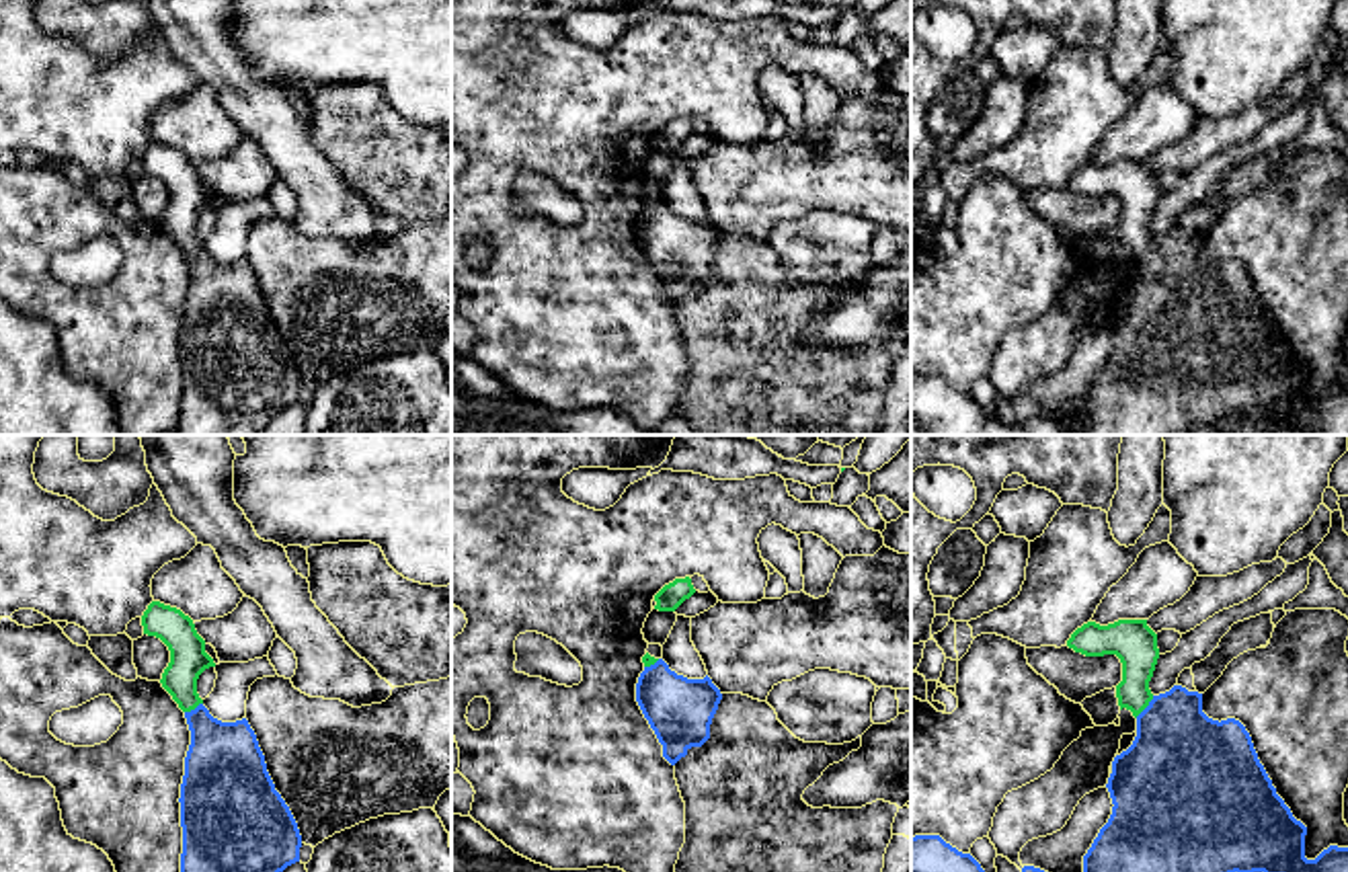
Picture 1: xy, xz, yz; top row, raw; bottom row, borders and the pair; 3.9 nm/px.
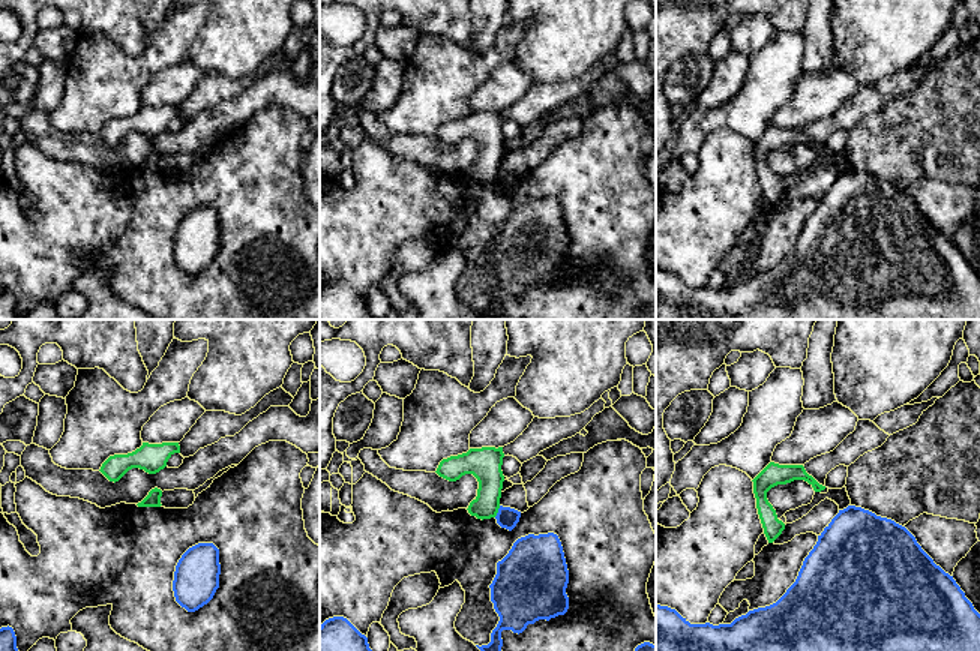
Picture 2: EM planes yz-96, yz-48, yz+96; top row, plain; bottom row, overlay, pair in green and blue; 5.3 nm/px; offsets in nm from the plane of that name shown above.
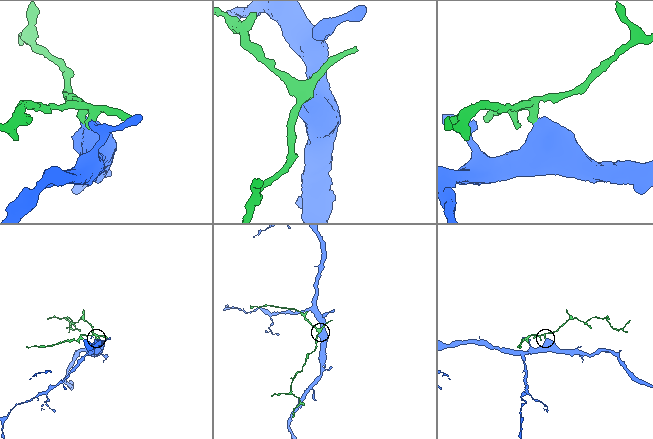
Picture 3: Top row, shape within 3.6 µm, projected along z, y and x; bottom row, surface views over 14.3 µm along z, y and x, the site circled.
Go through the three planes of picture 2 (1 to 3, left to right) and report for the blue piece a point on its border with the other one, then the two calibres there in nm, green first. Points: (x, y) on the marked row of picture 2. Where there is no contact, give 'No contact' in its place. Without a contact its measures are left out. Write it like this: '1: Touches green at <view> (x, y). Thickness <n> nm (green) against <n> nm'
1: No contact
2: Touches green at yz-48 (497, 512). Thickness 160 nm (green) against 120 nm
3: No contact

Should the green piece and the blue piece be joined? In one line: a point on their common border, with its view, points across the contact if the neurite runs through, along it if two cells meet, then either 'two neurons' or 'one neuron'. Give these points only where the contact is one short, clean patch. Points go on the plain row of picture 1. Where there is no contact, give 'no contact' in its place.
yz (1145, 247) | along yz (1154, 236), (1135, 257) | two neurons

